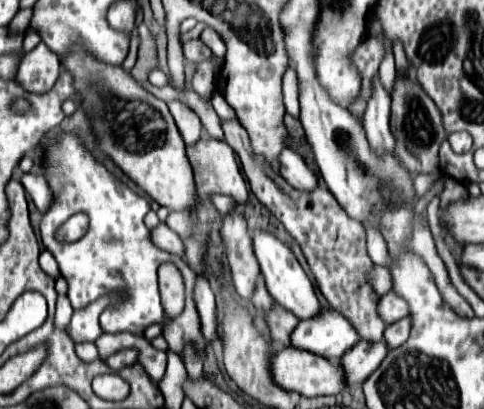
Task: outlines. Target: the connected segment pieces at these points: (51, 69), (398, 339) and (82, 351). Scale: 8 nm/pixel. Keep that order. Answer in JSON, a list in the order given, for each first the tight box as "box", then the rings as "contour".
[{"box":[18,43,60,93],"contour":[[[38,43],[30,53],[22,57],[18,81],[26,91],[46,93],[56,83],[60,67],[60,59],[44,43]]]},{"box":[384,317,412,347],"contour":[[[404,317],[392,325],[386,327],[384,331],[384,341],[388,343],[388,347],[400,347],[402,343],[406,343],[406,339],[410,337],[410,327],[412,327],[412,319]]]},{"box":[76,343,98,361],"contour":[[[78,343],[76,345],[76,355],[82,361],[96,361],[98,359],[98,347],[94,343]]]}]

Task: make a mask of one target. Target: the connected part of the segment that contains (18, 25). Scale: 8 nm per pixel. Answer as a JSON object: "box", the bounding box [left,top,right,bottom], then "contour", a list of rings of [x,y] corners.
{"box":[10,9,32,31],"contour":[[[22,9],[22,11],[16,13],[16,17],[10,21],[10,25],[18,31],[26,31],[30,19],[32,19],[32,9]]]}

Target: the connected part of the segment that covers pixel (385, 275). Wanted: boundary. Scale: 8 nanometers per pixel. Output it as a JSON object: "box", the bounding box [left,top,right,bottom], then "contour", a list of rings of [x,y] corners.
{"box":[370,265,392,295],"contour":[[[376,265],[376,271],[374,271],[374,277],[370,279],[374,283],[374,291],[378,291],[378,295],[384,295],[392,289],[392,275],[388,269],[384,267],[378,267]]]}

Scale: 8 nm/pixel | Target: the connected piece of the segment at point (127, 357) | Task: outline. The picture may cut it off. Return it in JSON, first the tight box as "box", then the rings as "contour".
{"box":[105,349,138,371],"contour":[[[135,349],[122,350],[107,358],[105,363],[111,369],[119,371],[123,367],[135,363],[137,355],[138,352]]]}

